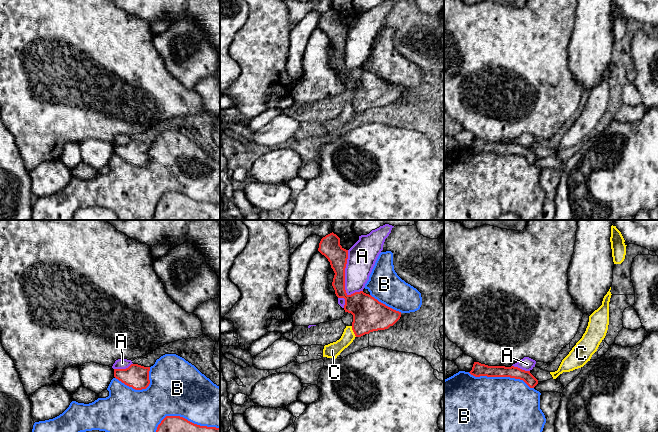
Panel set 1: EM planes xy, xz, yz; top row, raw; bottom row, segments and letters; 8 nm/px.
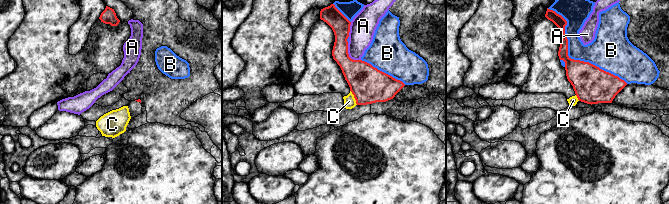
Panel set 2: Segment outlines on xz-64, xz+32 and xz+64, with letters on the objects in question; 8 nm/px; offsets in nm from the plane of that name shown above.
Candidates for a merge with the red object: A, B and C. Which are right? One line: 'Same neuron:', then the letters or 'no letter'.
Same neuron: no letter

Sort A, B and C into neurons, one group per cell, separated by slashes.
A / B / C

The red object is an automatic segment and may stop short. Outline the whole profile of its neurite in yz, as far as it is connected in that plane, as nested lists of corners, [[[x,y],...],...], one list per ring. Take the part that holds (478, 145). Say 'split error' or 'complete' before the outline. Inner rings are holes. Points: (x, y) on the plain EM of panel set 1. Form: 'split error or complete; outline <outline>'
complete; outline [[[474,138],[472,146],[469,149],[475,153],[510,153],[520,155],[530,164],[534,164],[538,160],[538,156],[530,149],[530,147],[525,147],[514,142],[488,142],[479,138]]]

